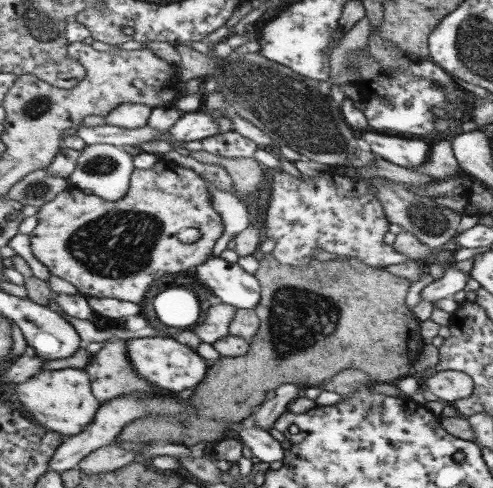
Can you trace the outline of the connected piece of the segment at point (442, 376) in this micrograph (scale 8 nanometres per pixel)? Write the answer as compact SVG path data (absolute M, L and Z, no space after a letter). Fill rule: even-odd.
M437 371L423 380L423 389L429 390L438 399L453 402L472 393L473 383L465 373L455 371Z

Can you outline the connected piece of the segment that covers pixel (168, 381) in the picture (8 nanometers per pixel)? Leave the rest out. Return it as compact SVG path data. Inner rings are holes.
M147 336L147 338L131 338L129 340L129 355L134 369L142 378L157 384L164 393L181 392L187 388L197 388L205 382L209 374L209 364L206 363L195 349L186 345L182 338L173 336Z

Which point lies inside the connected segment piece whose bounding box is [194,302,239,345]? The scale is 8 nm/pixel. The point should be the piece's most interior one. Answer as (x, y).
(216, 325)

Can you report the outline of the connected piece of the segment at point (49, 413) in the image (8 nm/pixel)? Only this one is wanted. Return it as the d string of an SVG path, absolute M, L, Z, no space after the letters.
M73 367L59 370L43 369L33 378L15 384L11 394L44 427L66 437L79 436L81 432L85 432L90 426L93 426L101 405L98 397L94 395L90 373L86 369Z

